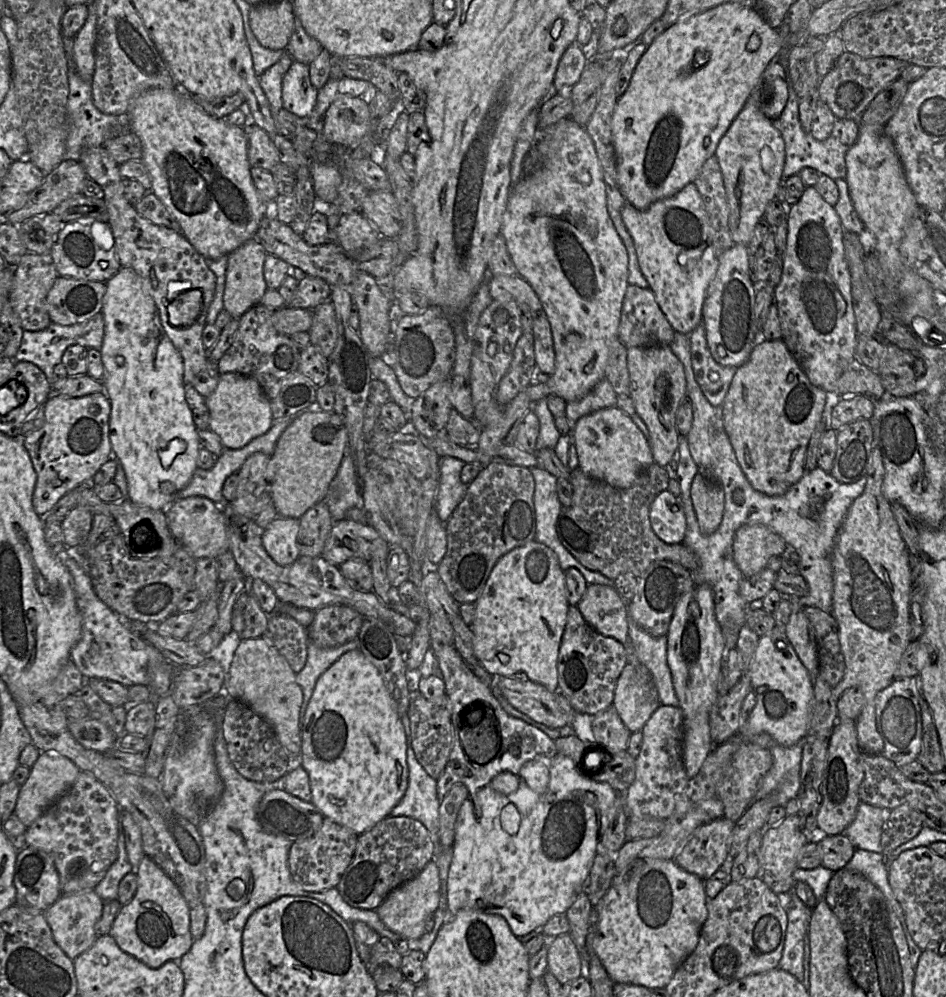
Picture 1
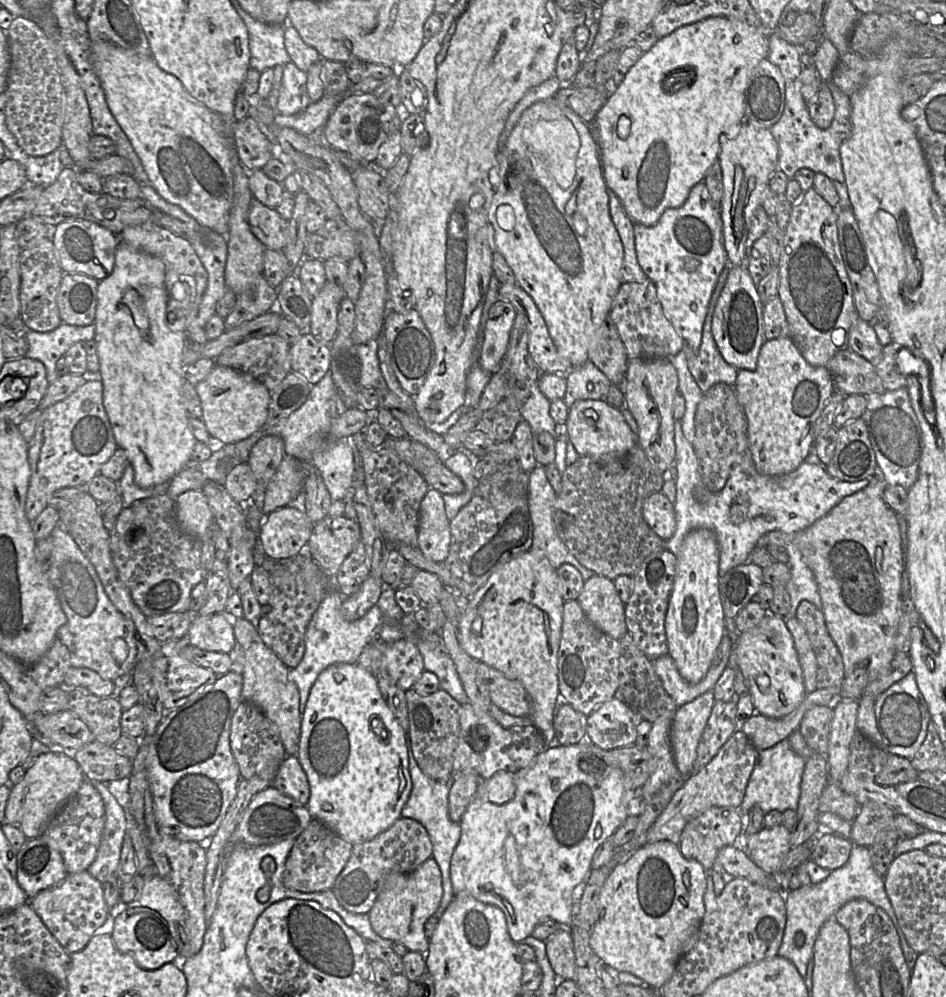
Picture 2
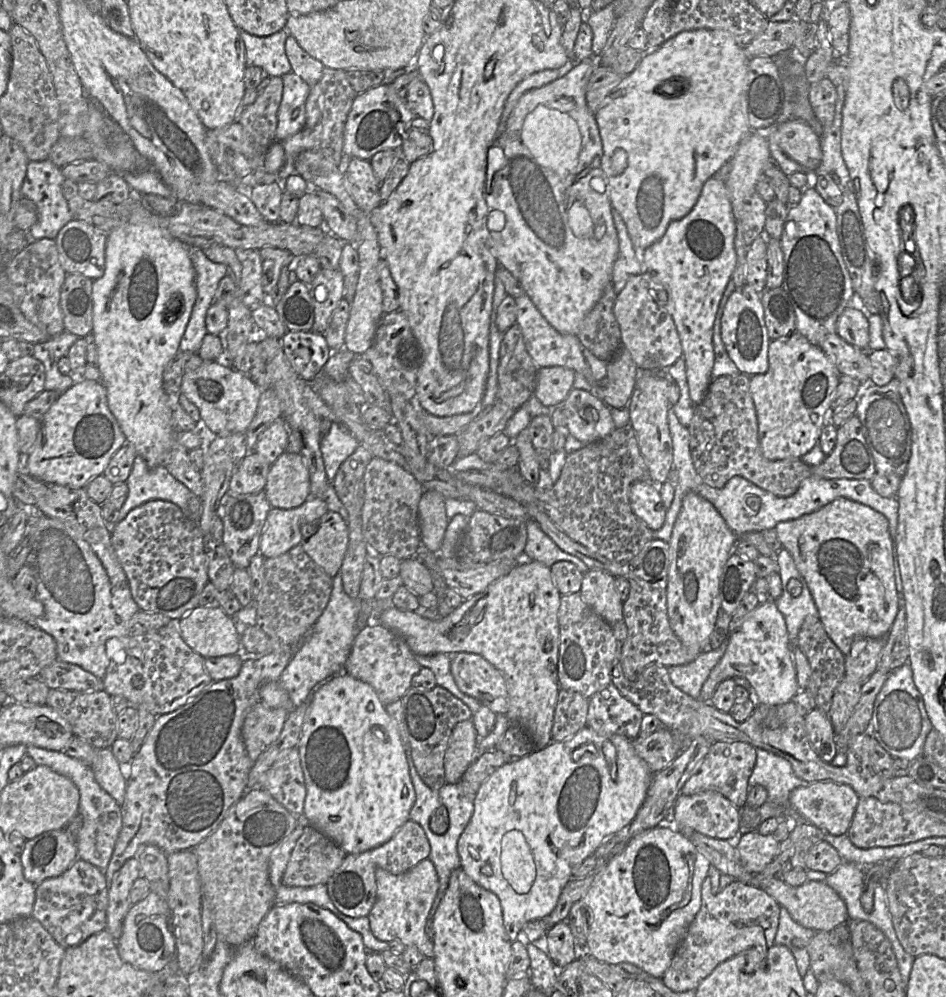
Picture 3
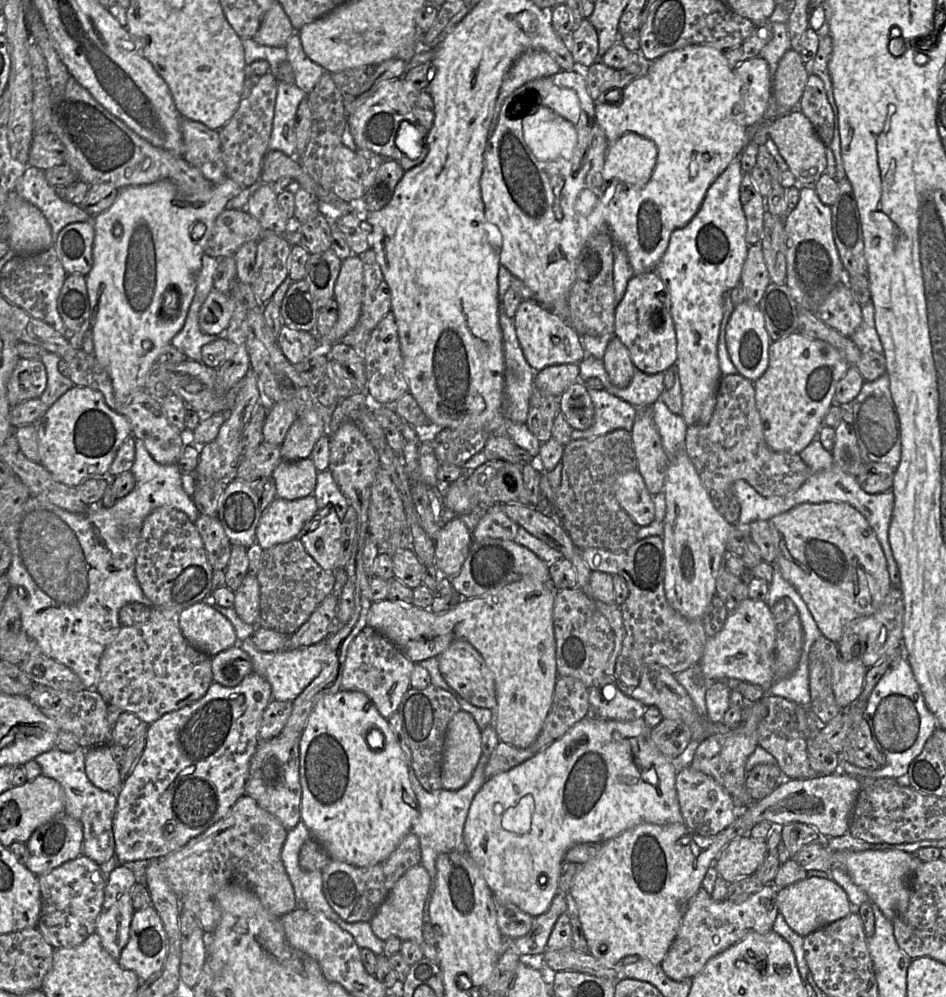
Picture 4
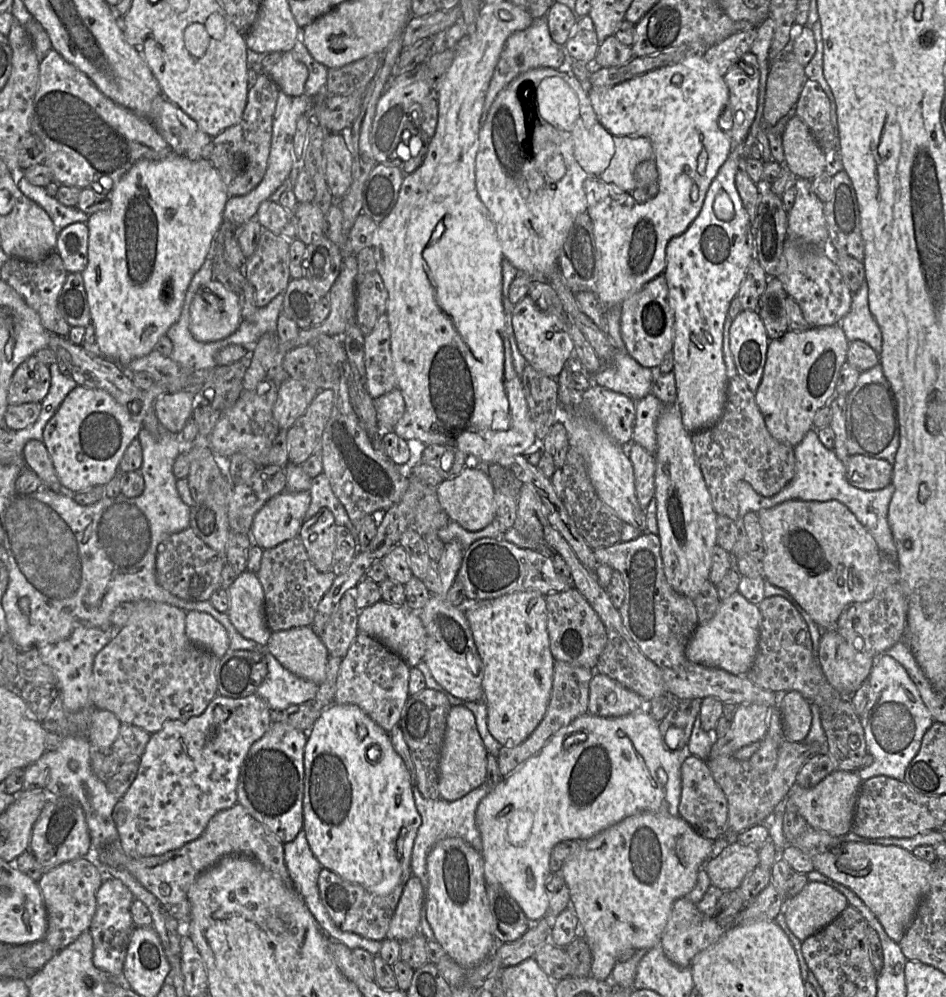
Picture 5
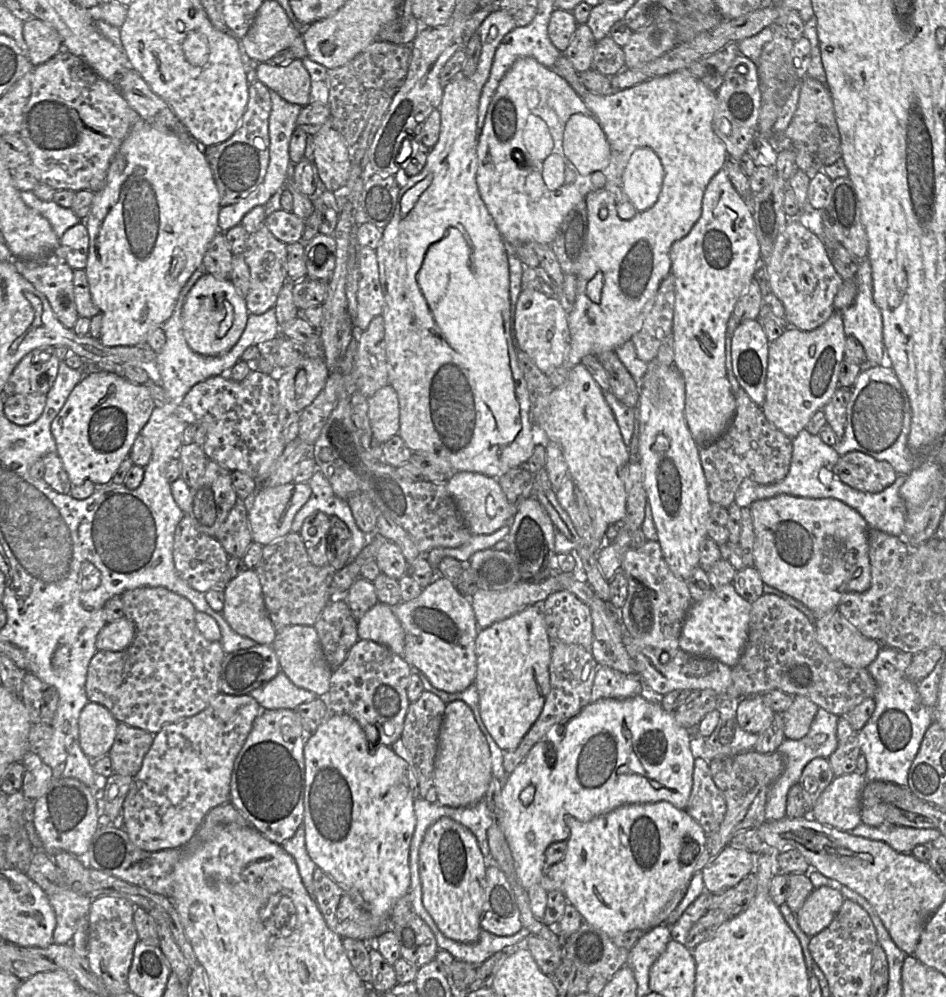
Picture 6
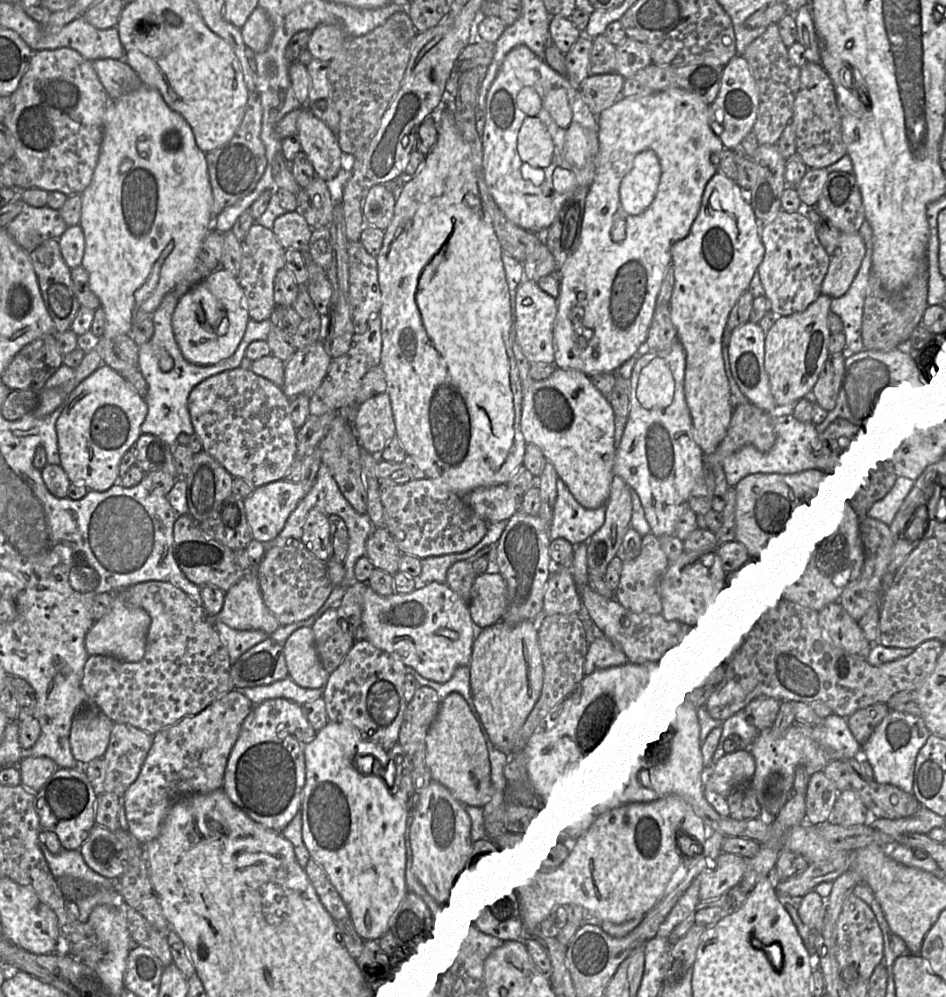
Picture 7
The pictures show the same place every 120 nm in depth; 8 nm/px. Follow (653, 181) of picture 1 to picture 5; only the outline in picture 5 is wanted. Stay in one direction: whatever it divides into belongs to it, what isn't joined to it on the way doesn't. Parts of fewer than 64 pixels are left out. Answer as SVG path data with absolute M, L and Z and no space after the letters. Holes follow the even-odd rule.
M696 54L611 87L587 87L587 92L598 121L613 137L643 136L650 140L658 170L658 192L645 202L636 202L628 207L607 197L587 209L601 254L595 294L603 312L607 312L663 274L668 242L684 233L700 213L712 180L732 151L730 138L718 124L718 119L728 104L728 88L718 70L703 55Z

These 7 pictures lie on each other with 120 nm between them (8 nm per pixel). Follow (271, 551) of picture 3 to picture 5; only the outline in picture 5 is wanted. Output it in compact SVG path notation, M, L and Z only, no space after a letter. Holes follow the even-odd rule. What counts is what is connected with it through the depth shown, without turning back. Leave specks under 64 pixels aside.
M284 491L273 496L253 518L250 529L253 543L265 550L298 536L310 503L309 491Z

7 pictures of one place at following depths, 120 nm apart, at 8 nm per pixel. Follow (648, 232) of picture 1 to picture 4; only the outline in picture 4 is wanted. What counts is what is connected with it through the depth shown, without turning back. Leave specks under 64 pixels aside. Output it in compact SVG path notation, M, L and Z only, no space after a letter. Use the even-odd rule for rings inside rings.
M738 155L710 185L700 209L693 219L685 227L671 233L667 249L653 270L659 275L670 295L670 313L676 336L675 366L682 393L680 416L687 426L703 425L709 422L722 377L717 357L717 342L723 317L724 300L730 290L740 284L743 264L750 247L746 242L747 221L740 201L740 185L744 173L750 172L743 172L740 155Z

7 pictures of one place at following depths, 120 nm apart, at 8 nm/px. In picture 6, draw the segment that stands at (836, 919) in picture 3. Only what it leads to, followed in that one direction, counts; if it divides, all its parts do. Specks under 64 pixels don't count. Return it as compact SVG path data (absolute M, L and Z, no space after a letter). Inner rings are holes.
M832 887L814 888L795 915L801 930L809 937L820 933L832 922L844 899L841 892Z

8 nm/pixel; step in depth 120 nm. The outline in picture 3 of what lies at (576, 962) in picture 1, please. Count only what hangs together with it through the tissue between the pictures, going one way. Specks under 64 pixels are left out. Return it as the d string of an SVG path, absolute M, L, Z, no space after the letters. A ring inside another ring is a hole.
M561 921L549 928L547 937L547 955L558 970L570 965L578 958L570 927L565 921Z

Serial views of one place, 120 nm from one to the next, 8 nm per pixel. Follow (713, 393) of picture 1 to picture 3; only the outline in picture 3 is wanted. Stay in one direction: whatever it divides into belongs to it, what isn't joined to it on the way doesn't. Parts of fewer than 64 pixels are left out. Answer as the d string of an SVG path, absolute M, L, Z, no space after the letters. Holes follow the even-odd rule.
M731 279L724 290L714 320L713 335L712 335L712 344L714 351L714 363L711 371L712 379L721 376L736 375L739 373L739 370L737 369L733 361L729 358L725 350L724 344L721 339L721 329L720 329L720 321L725 304L727 303L729 296L732 294L732 292L735 289L736 287Z

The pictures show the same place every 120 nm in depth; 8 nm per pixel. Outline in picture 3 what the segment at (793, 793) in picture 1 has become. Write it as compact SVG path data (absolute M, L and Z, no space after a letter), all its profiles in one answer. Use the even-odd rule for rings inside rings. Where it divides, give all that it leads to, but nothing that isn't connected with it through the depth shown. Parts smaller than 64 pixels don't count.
M756 749L756 763L748 786L763 786L768 792L767 801L783 807L781 814L785 817L794 816L789 806L789 796L802 784L788 760L764 749Z

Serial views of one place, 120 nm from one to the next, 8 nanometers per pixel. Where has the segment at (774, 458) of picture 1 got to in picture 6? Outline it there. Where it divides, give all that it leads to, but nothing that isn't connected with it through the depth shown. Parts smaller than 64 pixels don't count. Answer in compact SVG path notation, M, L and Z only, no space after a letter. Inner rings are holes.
M835 311L825 323L812 331L790 327L785 329L778 339L769 343L765 401L761 409L766 419L788 438L793 439L804 430L814 413L823 410L834 395L844 359L845 342L842 317L839 311Z

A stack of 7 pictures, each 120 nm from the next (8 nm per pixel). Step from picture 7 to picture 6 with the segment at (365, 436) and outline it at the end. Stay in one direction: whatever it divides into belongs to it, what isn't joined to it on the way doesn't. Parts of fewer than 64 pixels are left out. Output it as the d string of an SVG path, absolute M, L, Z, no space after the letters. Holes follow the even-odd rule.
M386 385L368 397L368 417L373 437L384 444L399 432L400 407L396 391Z

